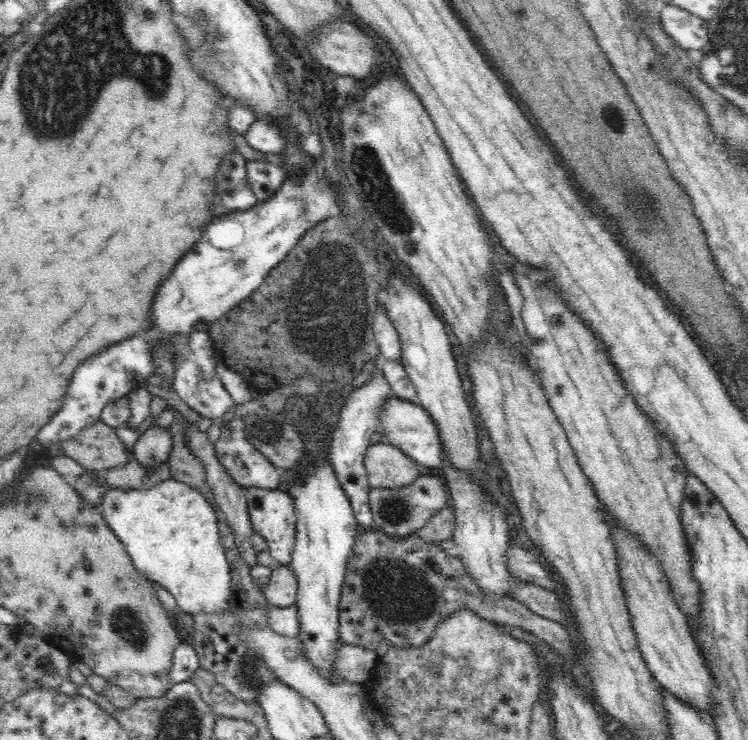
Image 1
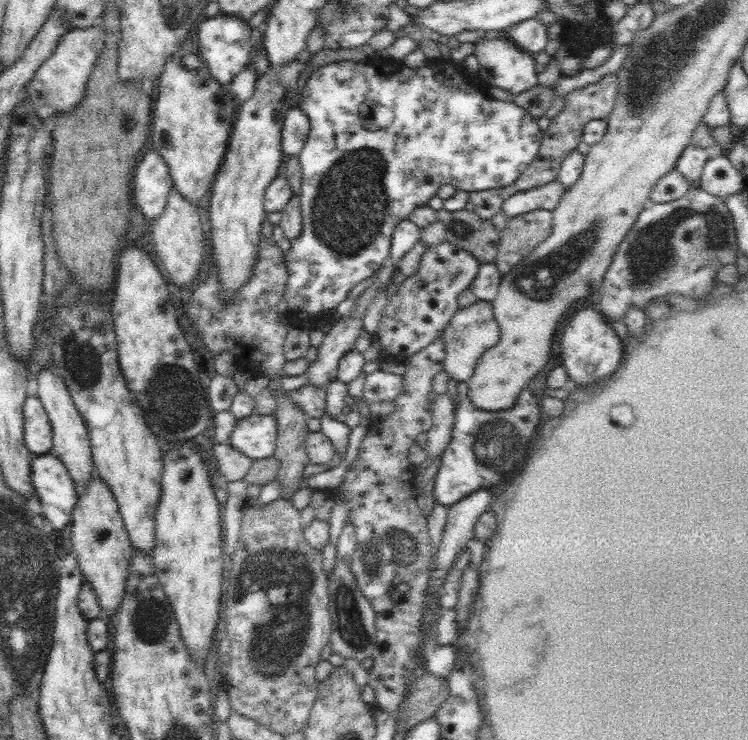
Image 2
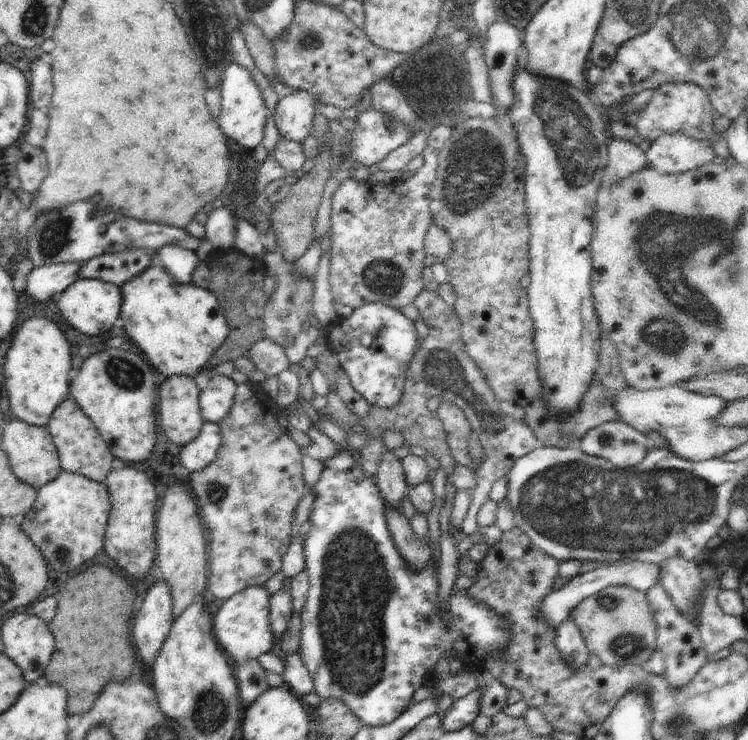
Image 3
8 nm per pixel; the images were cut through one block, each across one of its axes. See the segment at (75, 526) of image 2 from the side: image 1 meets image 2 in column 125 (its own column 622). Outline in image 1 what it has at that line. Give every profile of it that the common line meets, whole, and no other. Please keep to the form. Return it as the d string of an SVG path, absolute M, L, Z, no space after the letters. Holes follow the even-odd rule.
M601 504L601 507L614 543L621 587L631 616L632 630L635 632L639 651L648 670L651 670L660 689L666 689L685 704L714 716L714 681L705 665L700 646L690 632L686 615L680 610L670 592L668 579L660 567L660 561L654 553L650 553L648 547L640 543L636 535L632 535L618 521L614 521L606 505Z

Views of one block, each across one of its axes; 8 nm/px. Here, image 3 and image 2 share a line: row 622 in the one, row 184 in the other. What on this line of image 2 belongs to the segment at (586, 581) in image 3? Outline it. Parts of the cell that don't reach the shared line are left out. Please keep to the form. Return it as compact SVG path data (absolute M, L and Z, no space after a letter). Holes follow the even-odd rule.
M556 178L544 186L514 193L504 200L501 210L507 217L516 217L539 209L553 212L565 191L564 185Z

